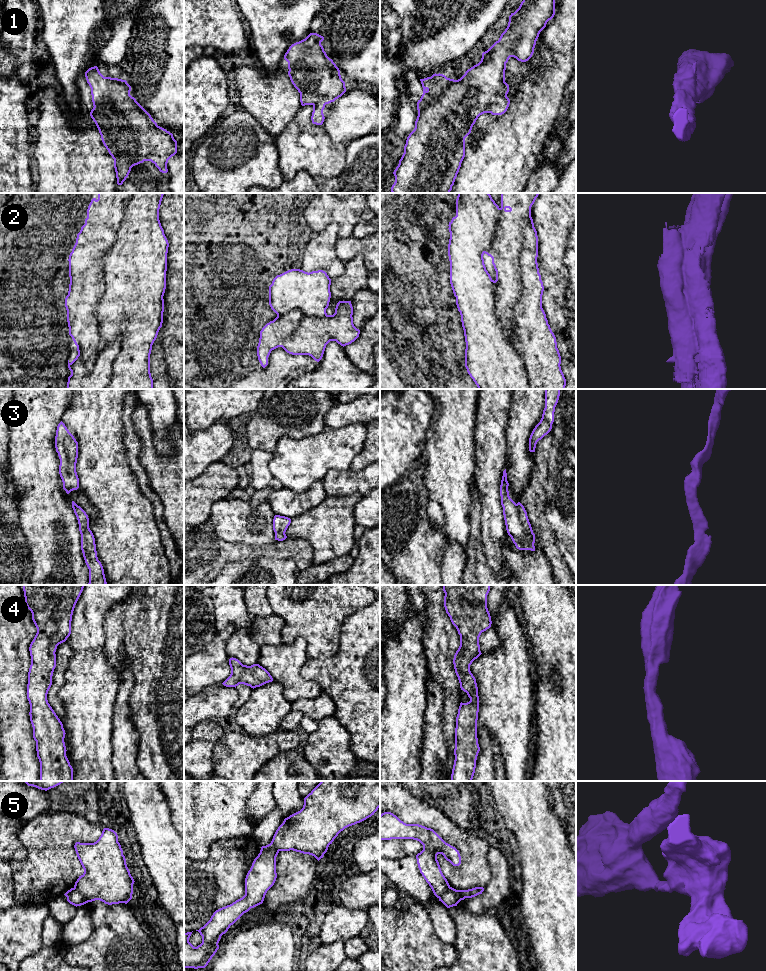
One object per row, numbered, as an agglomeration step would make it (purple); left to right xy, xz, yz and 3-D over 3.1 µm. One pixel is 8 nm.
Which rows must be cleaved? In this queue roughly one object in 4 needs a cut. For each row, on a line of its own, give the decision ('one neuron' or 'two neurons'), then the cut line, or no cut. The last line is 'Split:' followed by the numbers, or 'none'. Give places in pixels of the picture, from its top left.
1: one neuron; no cut
2: two neurons; cut in xy along (133, 193), (102, 260), (99, 348), (120, 346), (104, 388)
3: one neuron; no cut
4: one neuron; no cut
5: two neurons; cut in xy along (73, 888), (86, 902)
Split: 2, 5

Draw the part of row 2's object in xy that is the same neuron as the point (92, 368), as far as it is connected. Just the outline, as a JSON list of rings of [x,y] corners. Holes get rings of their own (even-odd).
[[[98,193],[98,198],[93,198],[88,206],[85,224],[77,234],[76,243],[69,255],[70,284],[68,295],[65,298],[65,307],[67,310],[69,335],[77,346],[78,355],[71,363],[68,360],[68,368],[71,371],[71,375],[68,377],[67,389],[105,389],[111,381],[113,361],[120,352],[121,346],[120,341],[115,340],[102,350],[99,349],[100,335],[96,306],[105,292],[102,260],[116,241],[117,231],[123,220],[126,204],[132,195],[133,193]]]

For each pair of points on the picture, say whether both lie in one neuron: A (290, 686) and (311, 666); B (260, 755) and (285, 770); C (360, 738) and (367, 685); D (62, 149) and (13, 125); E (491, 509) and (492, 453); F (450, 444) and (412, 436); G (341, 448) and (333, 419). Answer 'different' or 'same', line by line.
A: different
B: different
C: same
D: different
E: same
F: different
G: different

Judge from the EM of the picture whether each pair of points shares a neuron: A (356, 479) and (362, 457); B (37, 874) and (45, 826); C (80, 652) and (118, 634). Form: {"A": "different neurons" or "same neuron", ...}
{"A": "different neurons", "B": "same neuron", "C": "different neurons"}

